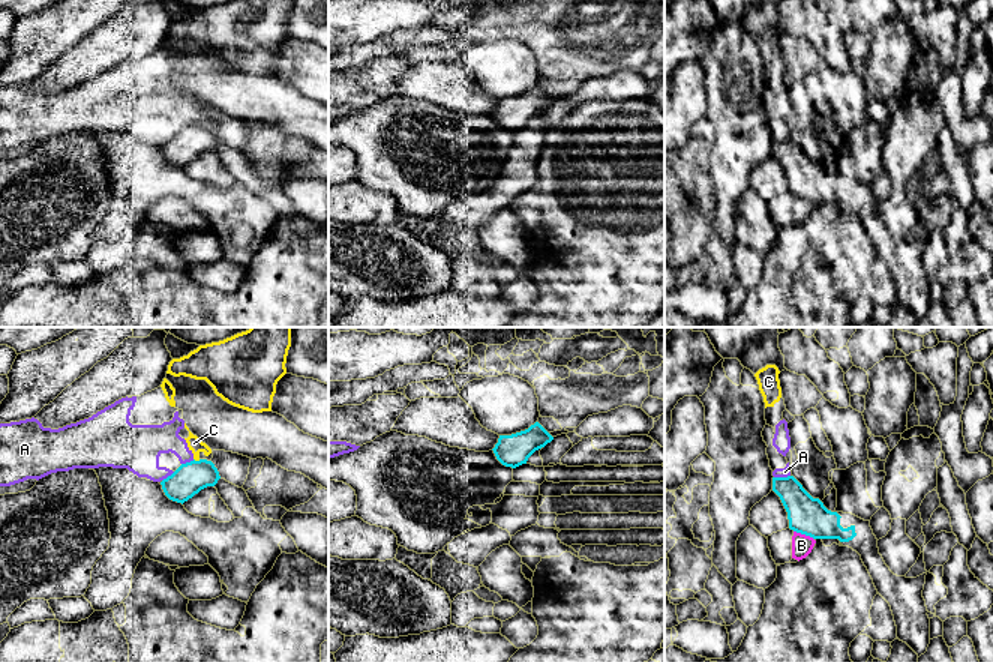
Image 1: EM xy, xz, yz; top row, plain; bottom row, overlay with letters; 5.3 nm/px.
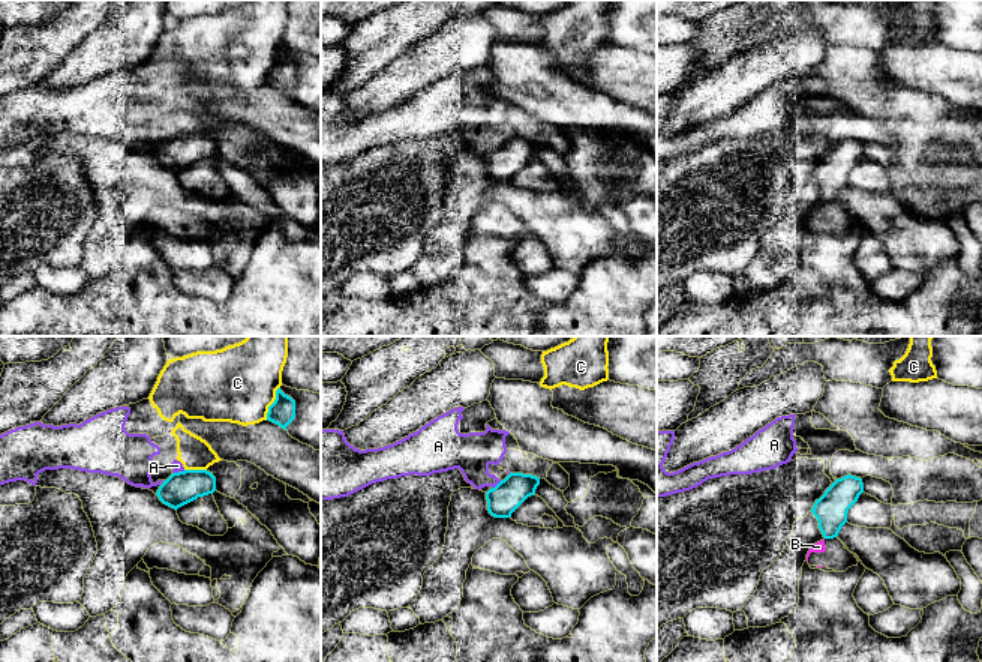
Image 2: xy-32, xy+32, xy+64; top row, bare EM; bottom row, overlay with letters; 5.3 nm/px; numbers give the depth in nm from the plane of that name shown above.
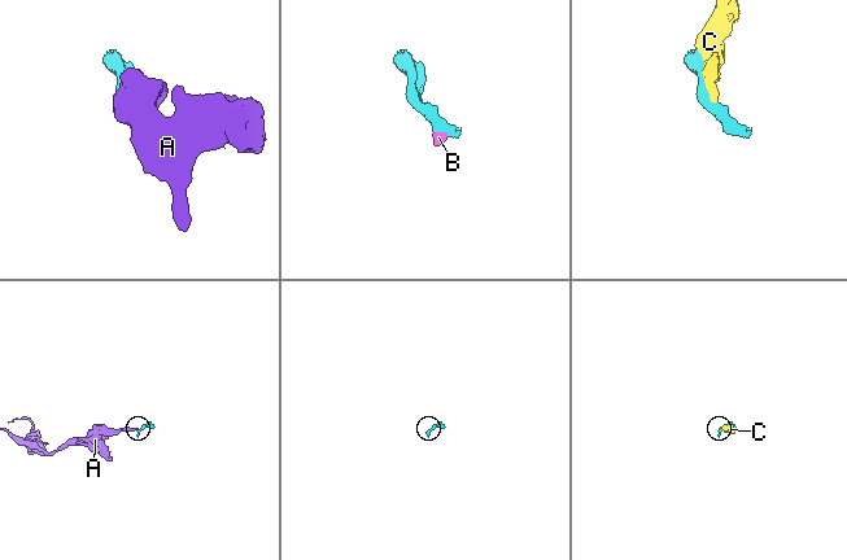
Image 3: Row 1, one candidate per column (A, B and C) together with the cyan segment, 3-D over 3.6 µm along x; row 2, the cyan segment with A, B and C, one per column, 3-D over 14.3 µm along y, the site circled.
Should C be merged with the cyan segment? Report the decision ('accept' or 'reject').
reject

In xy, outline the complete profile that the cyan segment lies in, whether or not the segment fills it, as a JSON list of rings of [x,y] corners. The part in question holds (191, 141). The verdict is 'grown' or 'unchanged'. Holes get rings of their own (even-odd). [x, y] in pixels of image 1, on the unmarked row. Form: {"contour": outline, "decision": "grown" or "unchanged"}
{"contour": [[[200,123],[182,128],[171,140],[160,146],[165,159],[177,167],[184,167],[207,150],[214,150],[220,143],[212,125]]], "decision": "unchanged"}

